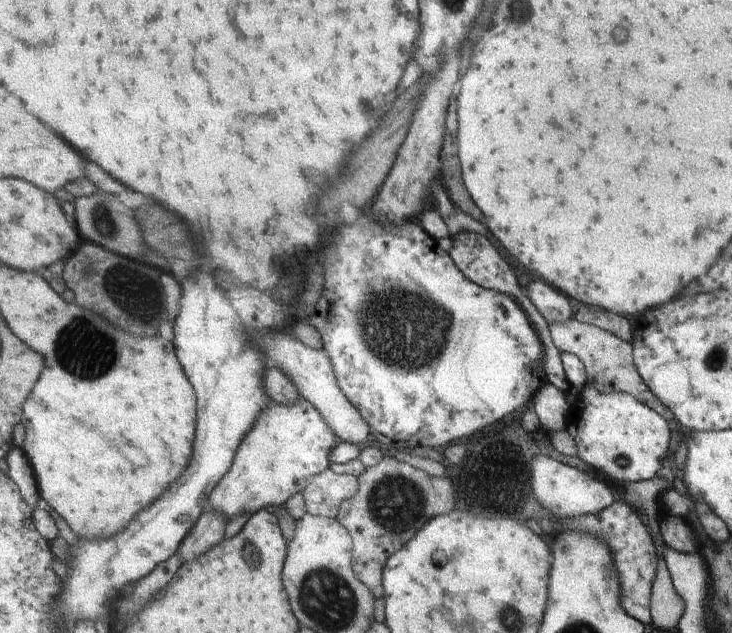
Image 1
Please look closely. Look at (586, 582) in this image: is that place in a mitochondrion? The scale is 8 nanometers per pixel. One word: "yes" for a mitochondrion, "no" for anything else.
no

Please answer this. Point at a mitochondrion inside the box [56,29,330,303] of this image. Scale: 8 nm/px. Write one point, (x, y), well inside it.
(102, 221)

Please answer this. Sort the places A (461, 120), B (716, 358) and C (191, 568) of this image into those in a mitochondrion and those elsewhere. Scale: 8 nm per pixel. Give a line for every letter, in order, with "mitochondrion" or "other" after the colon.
A: other
B: mitochondrion
C: other

